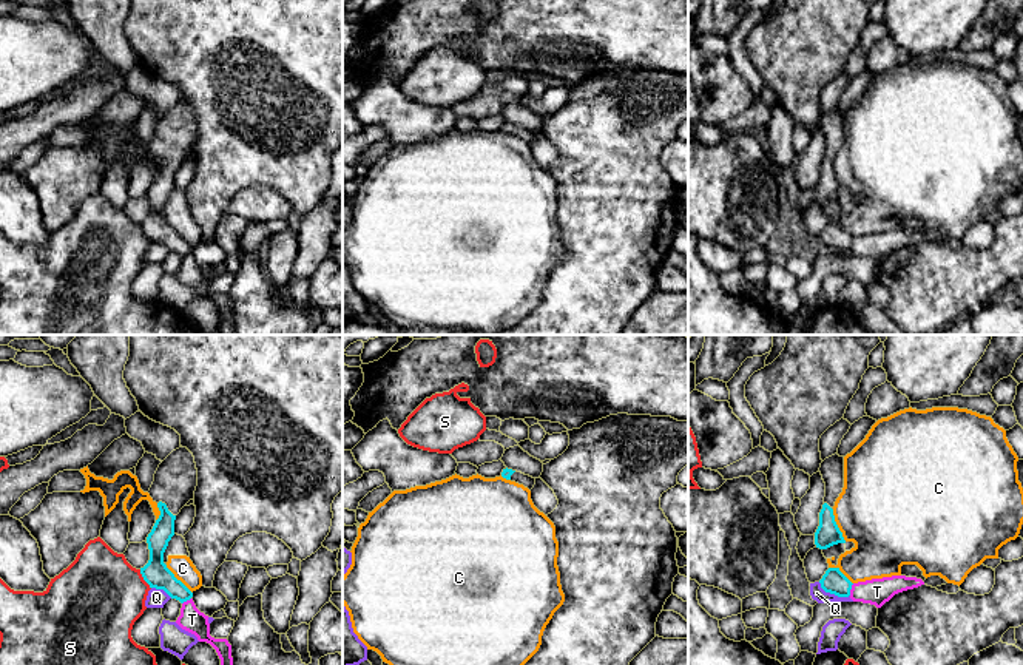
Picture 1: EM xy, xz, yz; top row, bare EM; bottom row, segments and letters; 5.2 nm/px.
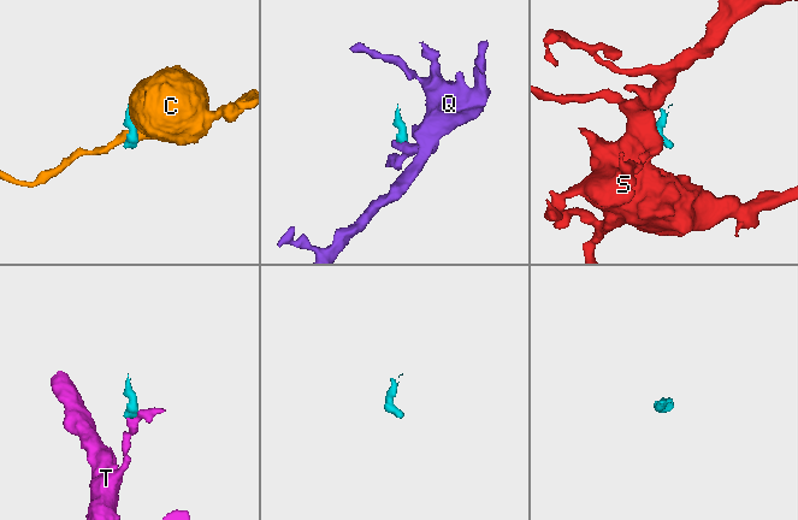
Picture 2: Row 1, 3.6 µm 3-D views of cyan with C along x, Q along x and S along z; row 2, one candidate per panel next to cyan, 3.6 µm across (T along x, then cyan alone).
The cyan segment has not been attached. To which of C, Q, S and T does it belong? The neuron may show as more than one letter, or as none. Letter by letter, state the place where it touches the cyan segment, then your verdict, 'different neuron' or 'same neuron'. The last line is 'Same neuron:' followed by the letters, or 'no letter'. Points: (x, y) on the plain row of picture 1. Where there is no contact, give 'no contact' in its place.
C: contact yz (837, 179); different neuron
Q: contact yz (833, 247); different neuron
S: contact xy (144, 233); different neuron
T: contact yz (850, 243); different neuron
Same neuron: no letter

